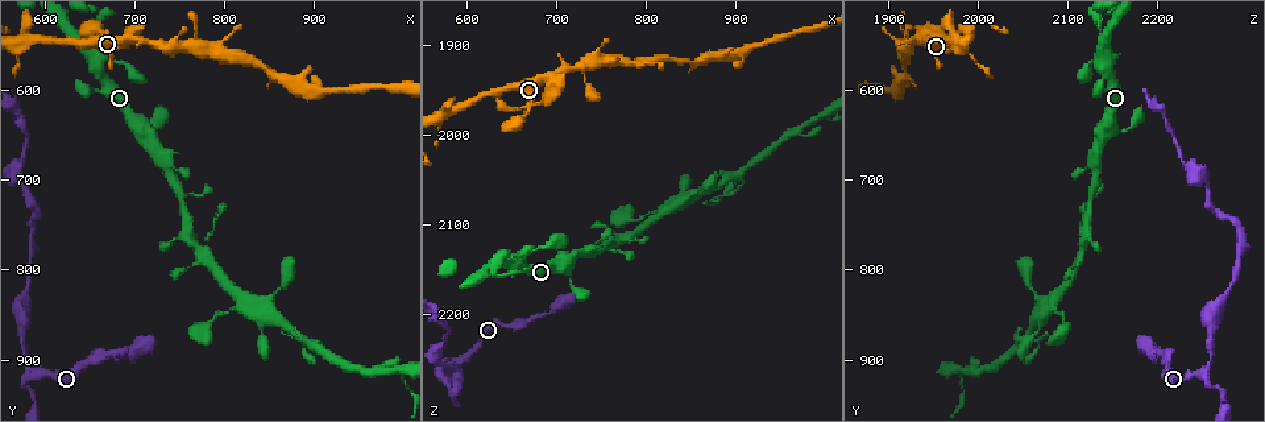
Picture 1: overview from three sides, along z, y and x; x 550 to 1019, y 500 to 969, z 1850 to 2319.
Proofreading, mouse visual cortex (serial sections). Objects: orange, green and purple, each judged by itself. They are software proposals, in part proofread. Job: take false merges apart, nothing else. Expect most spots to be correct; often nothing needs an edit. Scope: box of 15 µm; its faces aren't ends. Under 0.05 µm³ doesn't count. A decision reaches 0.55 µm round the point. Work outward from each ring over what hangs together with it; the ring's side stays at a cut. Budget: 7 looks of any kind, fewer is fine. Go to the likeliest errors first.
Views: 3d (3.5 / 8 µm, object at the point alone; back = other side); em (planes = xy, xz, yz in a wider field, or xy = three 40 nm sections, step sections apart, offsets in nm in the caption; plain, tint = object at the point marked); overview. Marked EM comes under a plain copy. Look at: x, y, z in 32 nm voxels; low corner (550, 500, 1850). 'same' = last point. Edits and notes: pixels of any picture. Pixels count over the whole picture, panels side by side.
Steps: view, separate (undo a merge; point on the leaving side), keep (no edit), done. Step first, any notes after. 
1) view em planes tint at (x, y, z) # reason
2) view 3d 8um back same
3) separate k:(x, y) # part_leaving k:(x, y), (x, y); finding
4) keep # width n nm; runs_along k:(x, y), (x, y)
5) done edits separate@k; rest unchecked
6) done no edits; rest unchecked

view 3d 3.5um back at (590, 915, 2250) # thin neck

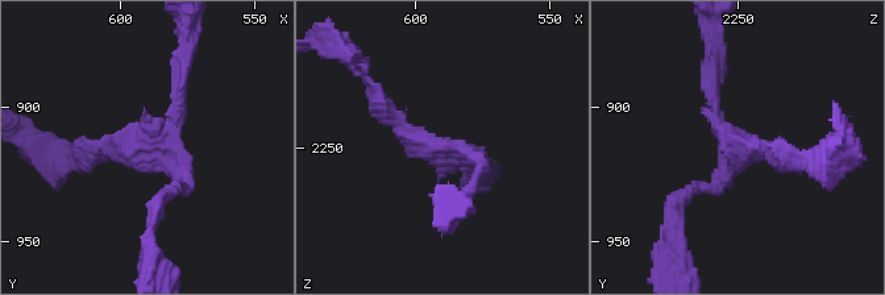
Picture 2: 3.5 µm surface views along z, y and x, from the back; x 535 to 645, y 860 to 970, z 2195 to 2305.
keep # arms 3; runs_along 2:(366, 88), (410, 136), (476, 173); continuous, no second cell

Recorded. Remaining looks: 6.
view 3d 3.5um at (775, 780, 2115) # arms part here

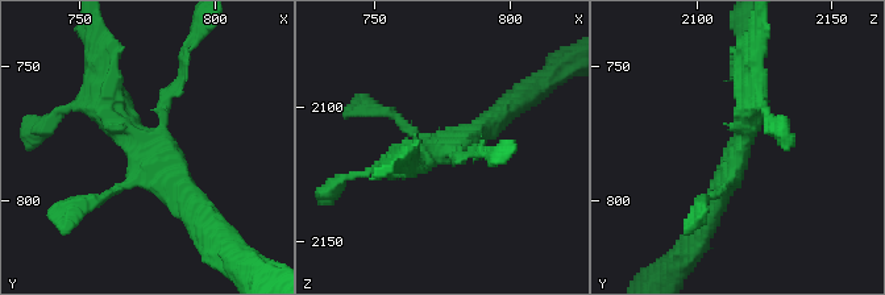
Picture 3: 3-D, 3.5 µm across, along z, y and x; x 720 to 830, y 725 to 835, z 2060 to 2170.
view em xy step 3 tint at (776, 781, 2117)

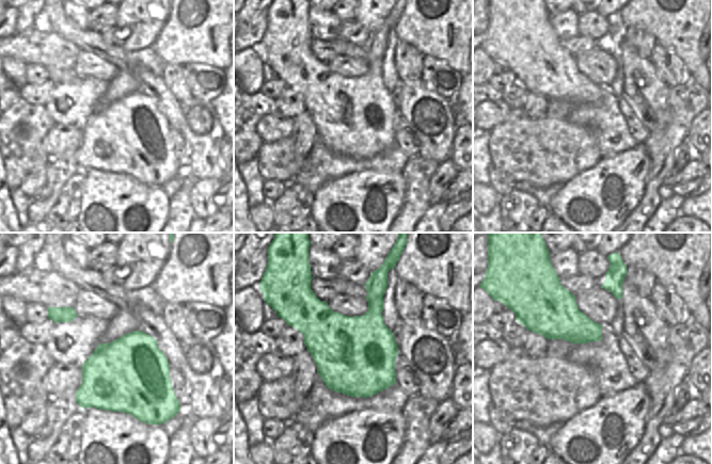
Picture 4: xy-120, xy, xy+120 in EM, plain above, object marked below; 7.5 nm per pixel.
keep # runs_along 3:(104, 78), (108, 109), (202, 215); continuous, no second cell

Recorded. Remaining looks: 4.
view 3d 3.5um at (900, 880, 2050) # side arm on a straight run

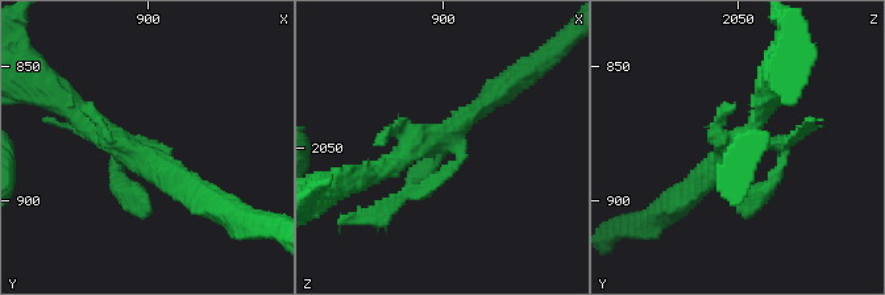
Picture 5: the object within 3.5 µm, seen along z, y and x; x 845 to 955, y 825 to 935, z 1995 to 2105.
view em xy step 1 tint at (902, 885, 2047)

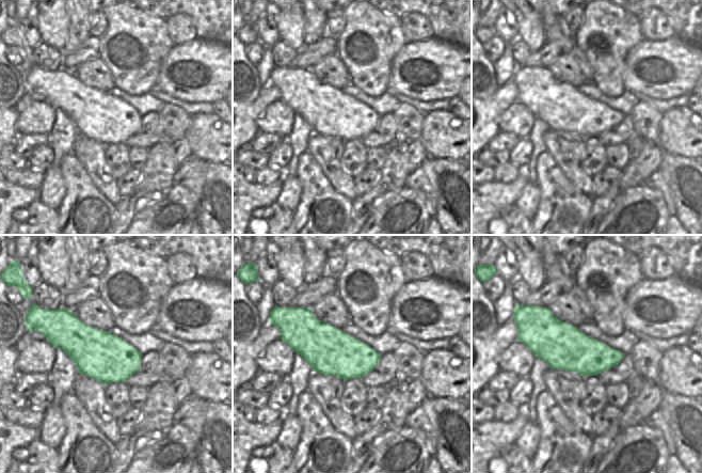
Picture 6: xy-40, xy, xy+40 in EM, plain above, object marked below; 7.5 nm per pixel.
keep # runs_along 5:(83, 115), (212, 204); one cell here

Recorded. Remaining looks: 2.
done no edits; rest unchecked

